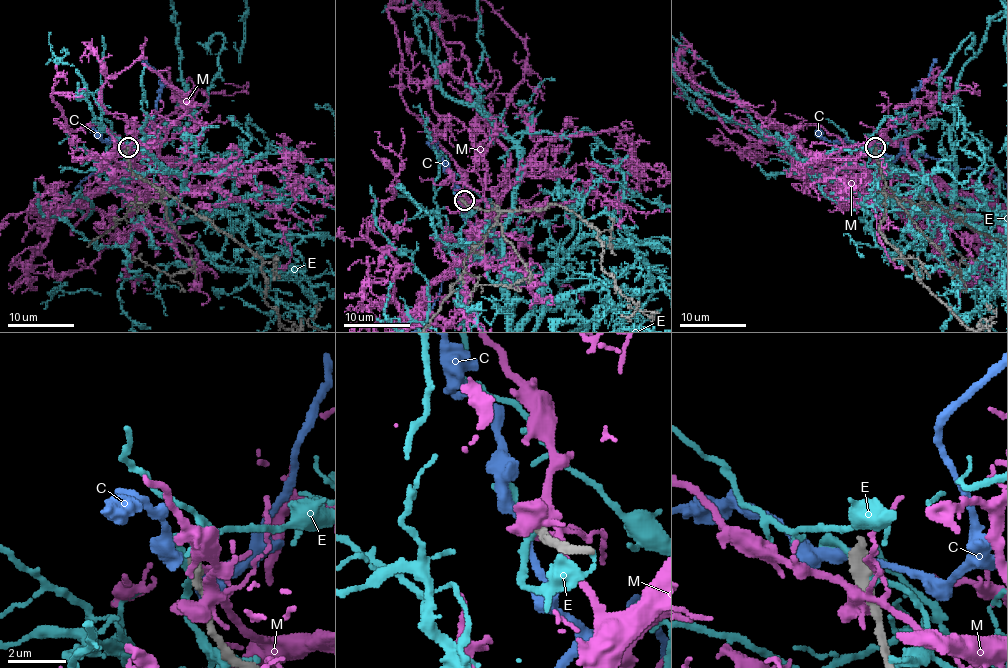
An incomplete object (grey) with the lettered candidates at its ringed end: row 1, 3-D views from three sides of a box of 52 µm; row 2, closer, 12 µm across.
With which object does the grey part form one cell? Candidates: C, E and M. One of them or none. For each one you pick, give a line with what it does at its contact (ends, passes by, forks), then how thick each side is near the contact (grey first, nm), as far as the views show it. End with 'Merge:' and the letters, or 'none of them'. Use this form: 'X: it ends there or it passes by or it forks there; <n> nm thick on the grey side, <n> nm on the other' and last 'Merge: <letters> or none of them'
Merge: none of them

